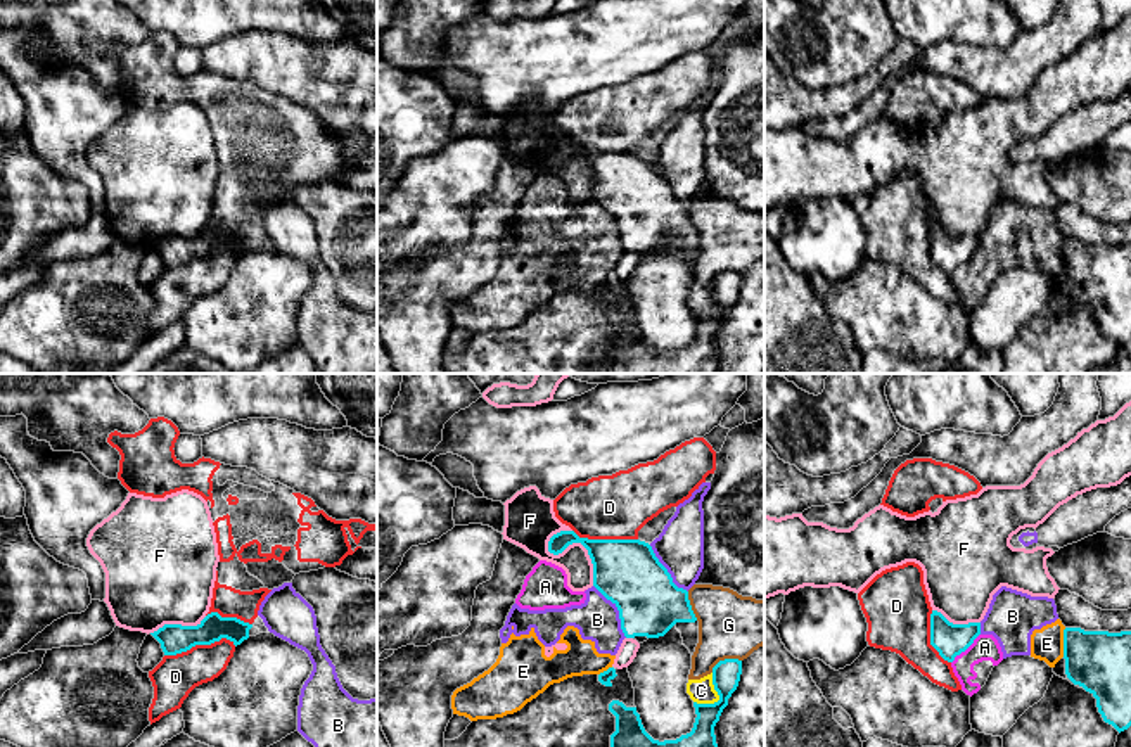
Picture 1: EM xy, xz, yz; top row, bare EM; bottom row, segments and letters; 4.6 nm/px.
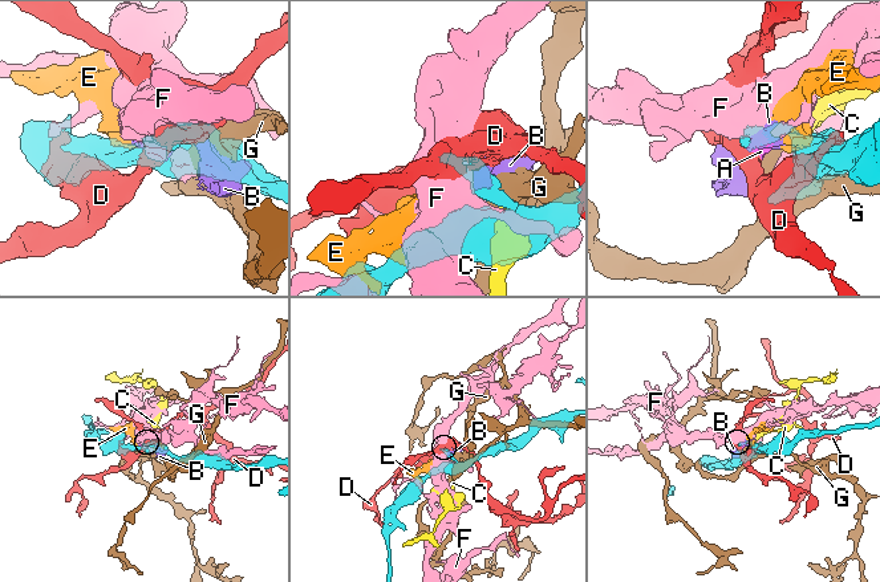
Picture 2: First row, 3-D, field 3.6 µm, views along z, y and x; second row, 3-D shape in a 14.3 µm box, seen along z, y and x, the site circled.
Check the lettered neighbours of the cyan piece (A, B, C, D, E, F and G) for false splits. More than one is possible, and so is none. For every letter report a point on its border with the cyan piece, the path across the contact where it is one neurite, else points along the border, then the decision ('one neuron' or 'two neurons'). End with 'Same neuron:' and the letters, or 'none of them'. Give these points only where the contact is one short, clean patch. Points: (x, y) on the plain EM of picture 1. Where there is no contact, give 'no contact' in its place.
A: yz (965, 261) | along yz (979, 246), (952, 275) | two neurons
B: xz (618, 222) | two neurons
C: xz (720, 312) | along xz (713, 286), (713, 301), (718, 312), (713, 315), (694, 315) | two neurons
D: xy (199, 256) | along xy (236, 258), (220, 251), (165, 268) | two neurons
E: yz (1064, 255) | along yz (1066, 241), (1062, 268) | two neurons
F: xz (576, 154) | two neurons
G: xz (725, 272) | two neurons
Same neuron: none of them

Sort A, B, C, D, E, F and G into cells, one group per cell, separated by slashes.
A B C E G / D / F

